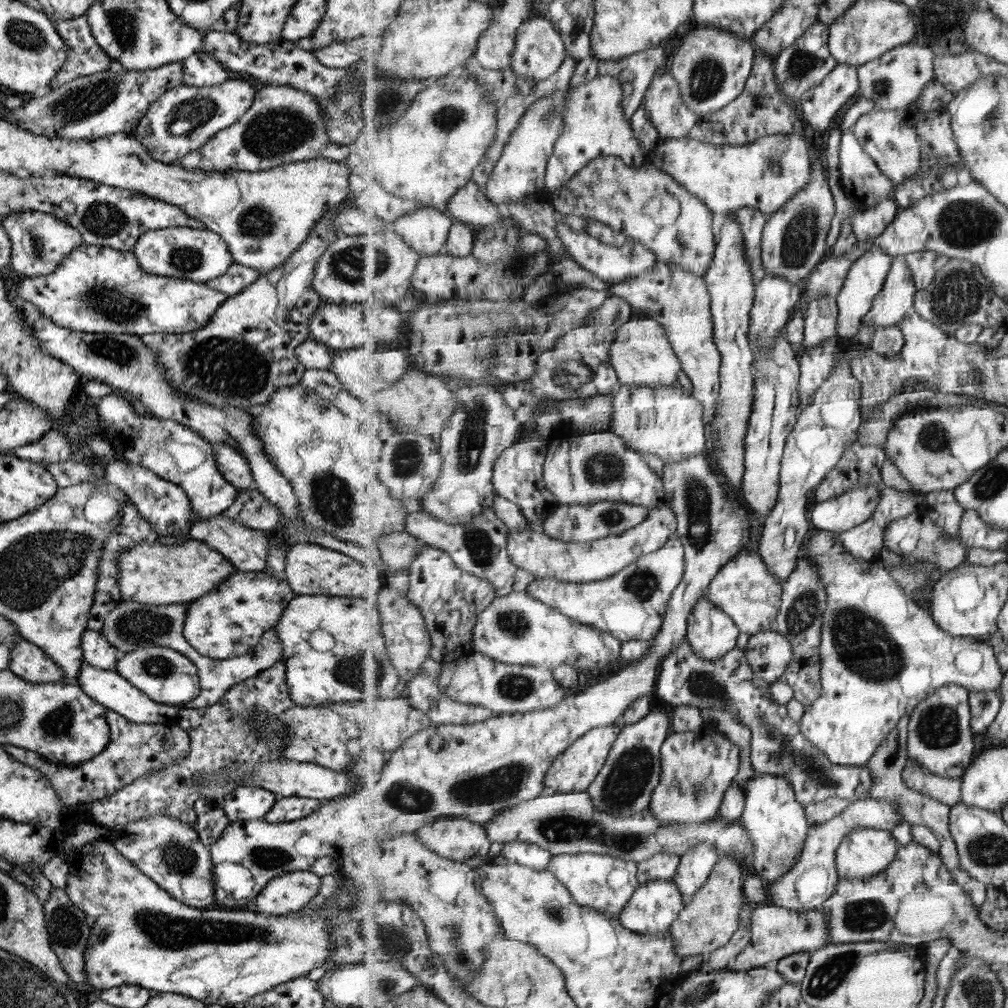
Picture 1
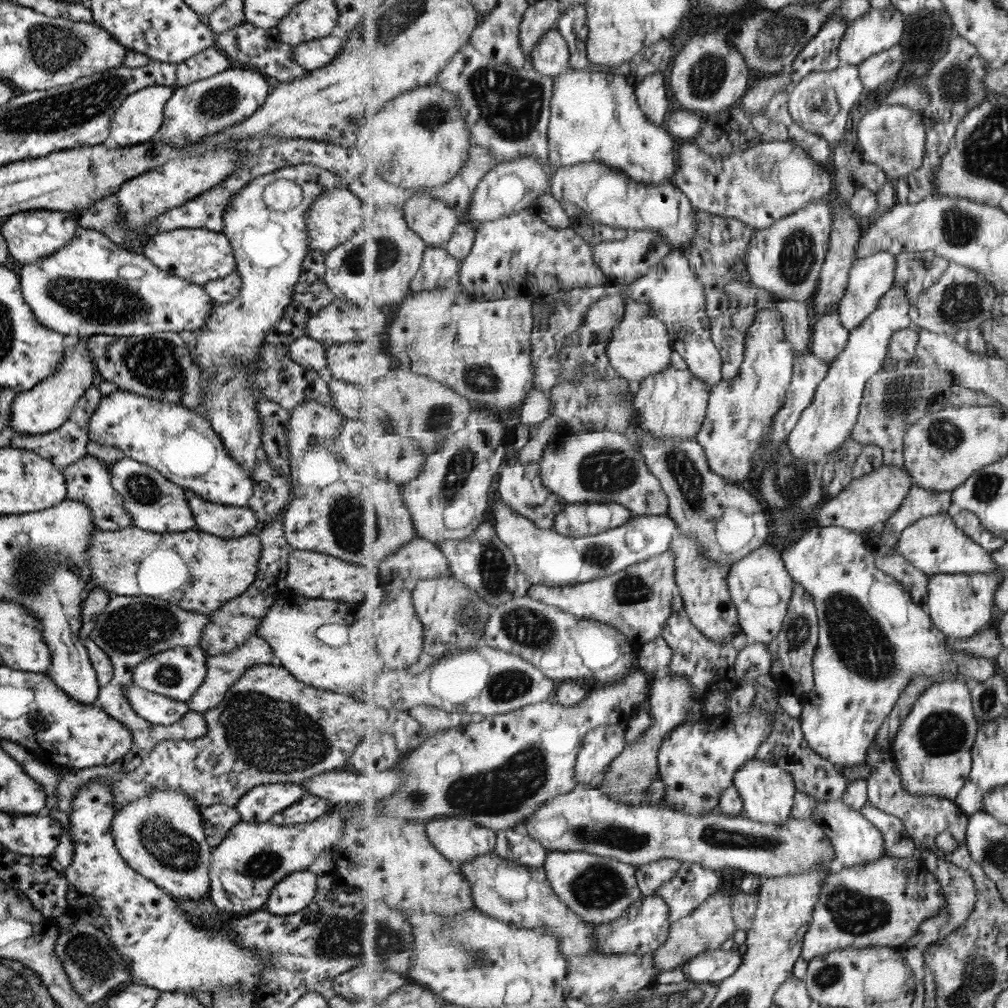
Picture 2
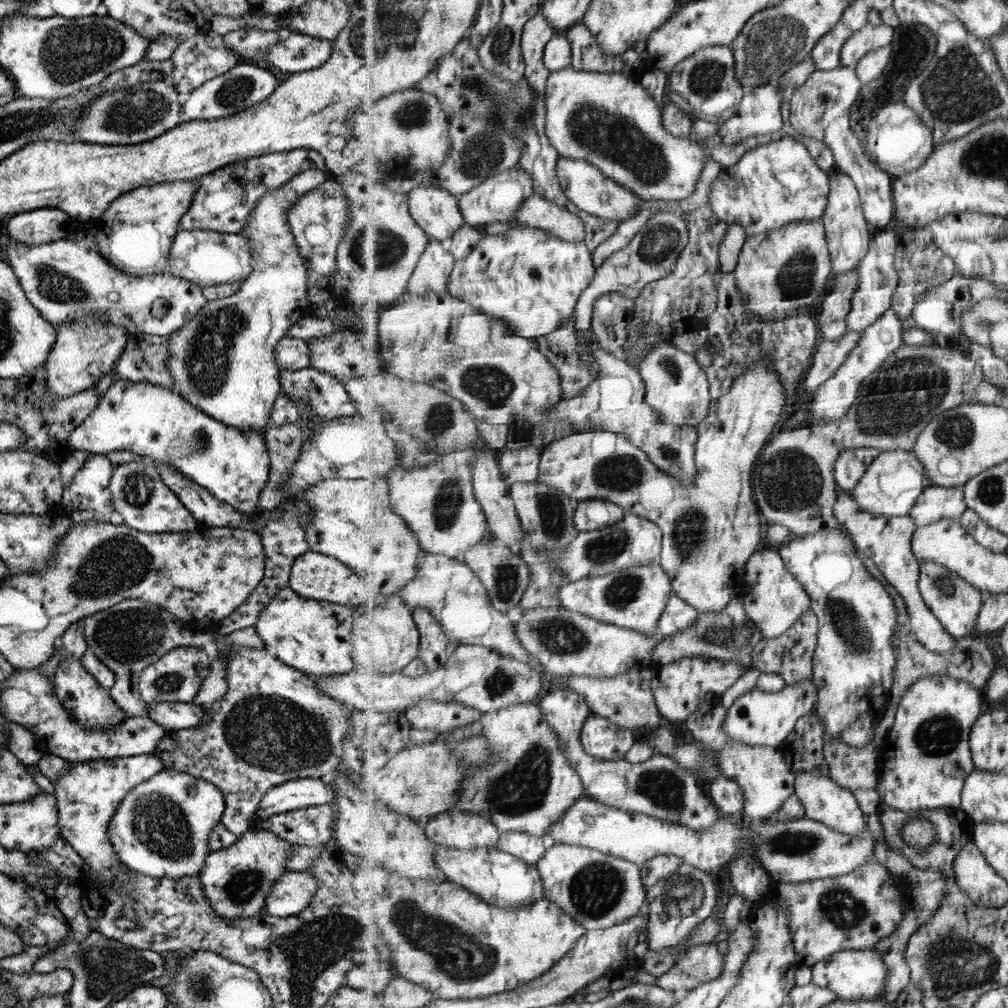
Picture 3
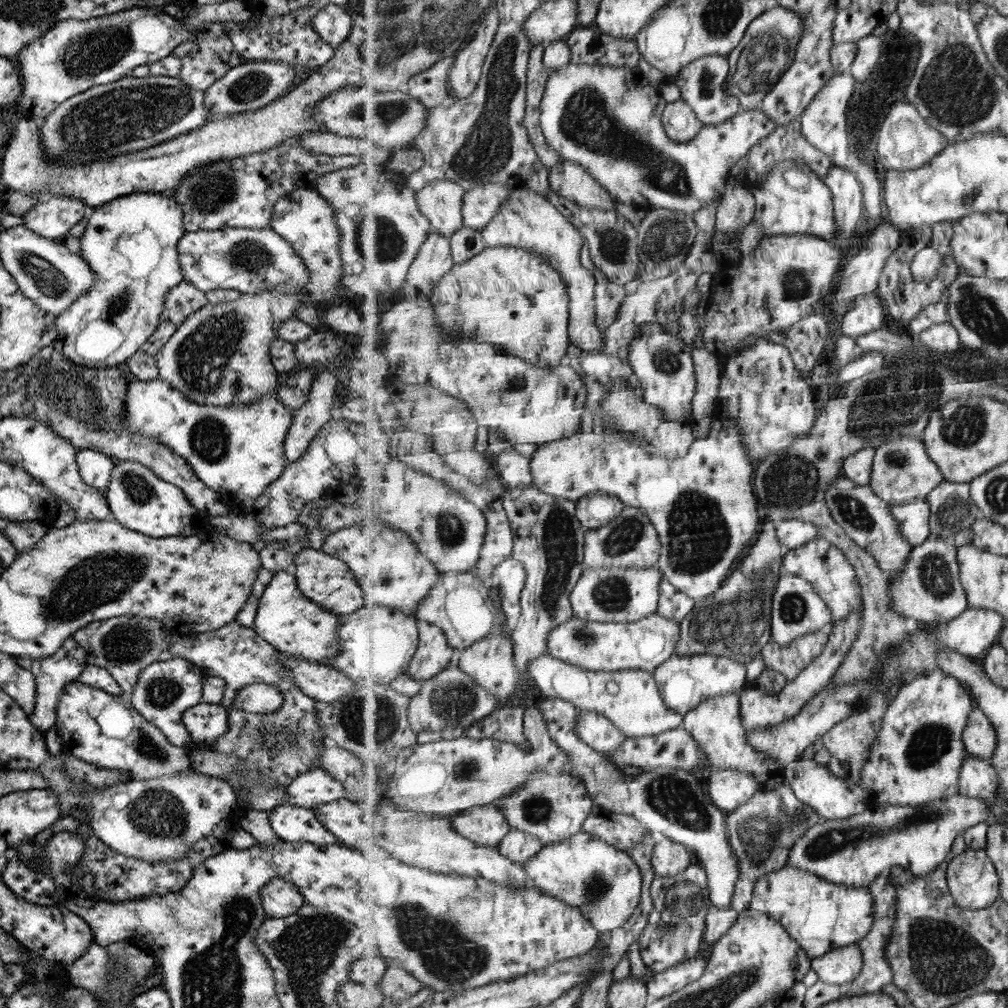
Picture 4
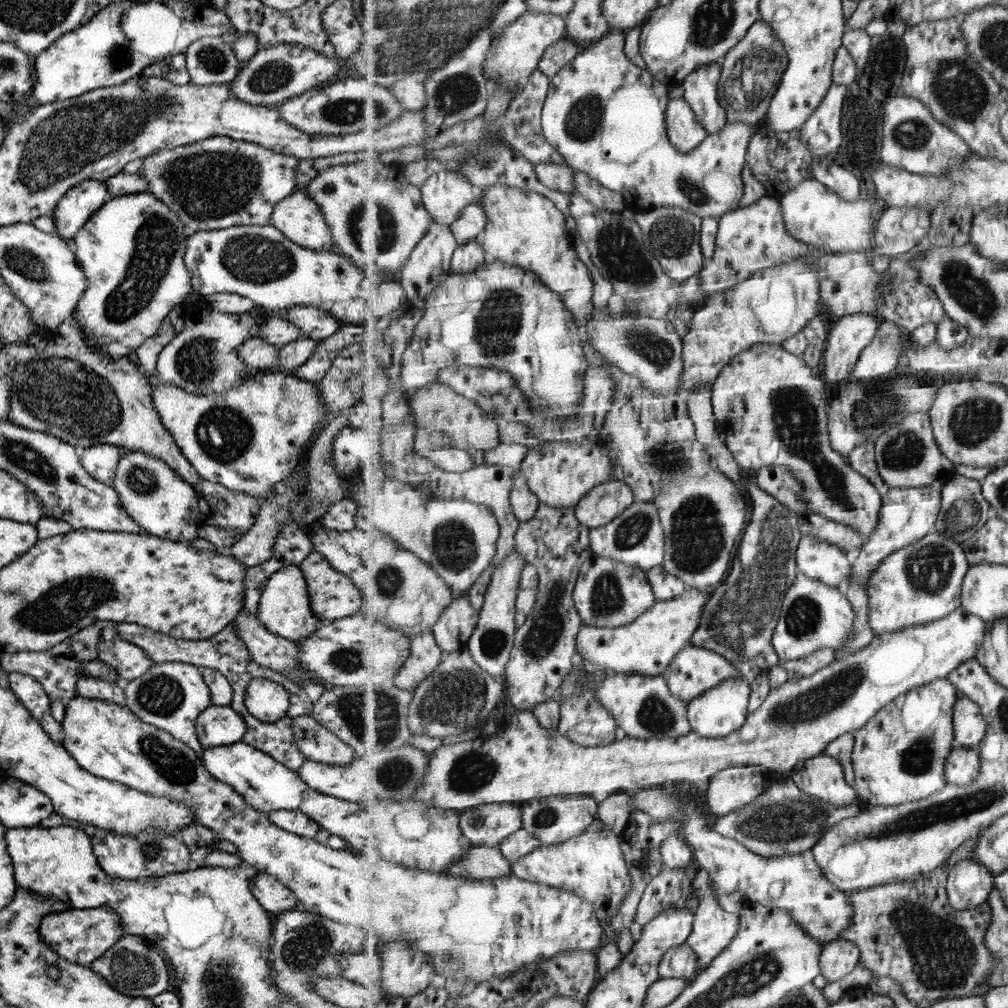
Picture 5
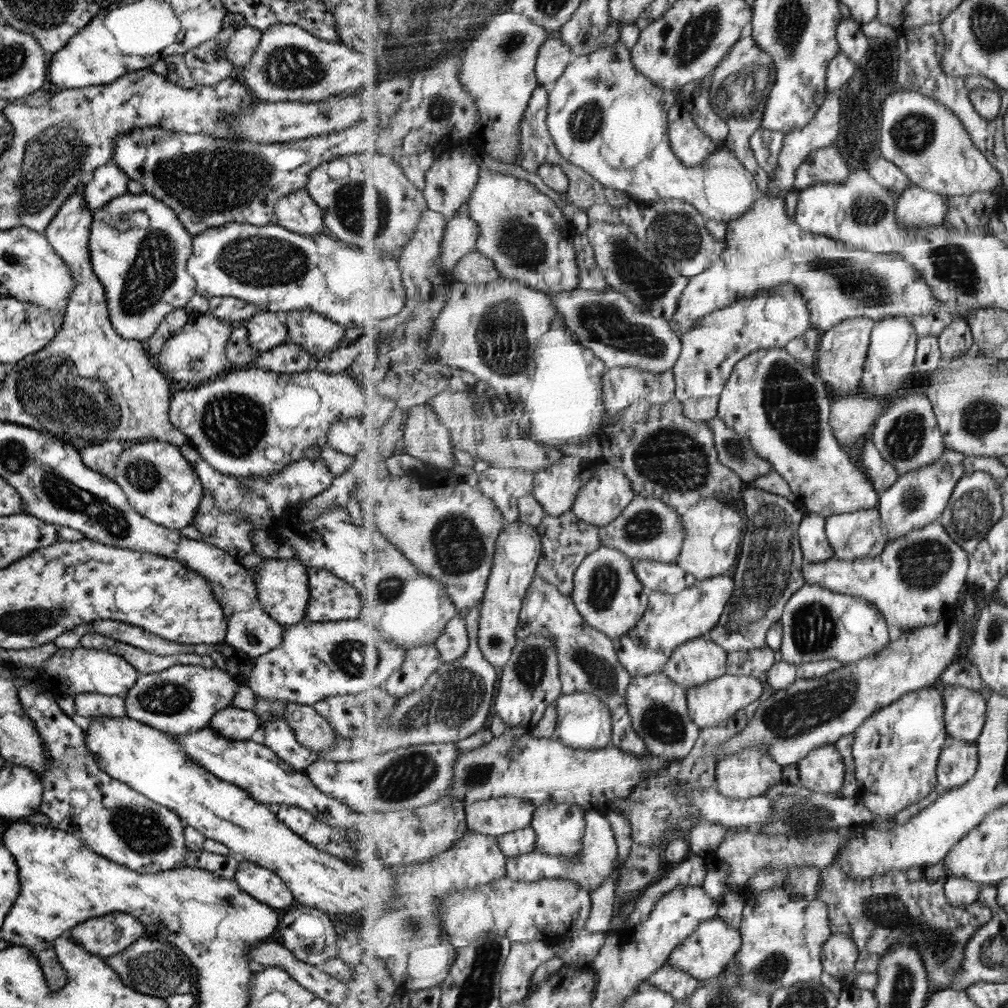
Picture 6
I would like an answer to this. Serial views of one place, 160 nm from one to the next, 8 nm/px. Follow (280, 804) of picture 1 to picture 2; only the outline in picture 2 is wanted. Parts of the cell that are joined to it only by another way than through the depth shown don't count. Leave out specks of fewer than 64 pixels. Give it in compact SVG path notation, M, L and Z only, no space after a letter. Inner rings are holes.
M307 795L304 799L283 808L281 812L274 814L268 821L270 823L287 826L299 823L308 823L317 820L326 810L333 806L330 801L315 795Z

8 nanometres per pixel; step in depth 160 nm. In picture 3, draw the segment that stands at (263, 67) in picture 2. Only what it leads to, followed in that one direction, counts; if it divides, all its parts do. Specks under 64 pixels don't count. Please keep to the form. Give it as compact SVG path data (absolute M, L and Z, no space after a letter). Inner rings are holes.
M231 30L222 36L224 46L241 58L249 58L254 64L271 68L271 64L263 62L262 54L268 52L267 47L277 43L282 33L265 30Z

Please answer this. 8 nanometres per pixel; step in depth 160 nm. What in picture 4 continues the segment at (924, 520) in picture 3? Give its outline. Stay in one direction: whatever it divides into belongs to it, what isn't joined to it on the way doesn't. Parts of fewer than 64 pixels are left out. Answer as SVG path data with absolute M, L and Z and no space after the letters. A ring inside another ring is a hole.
M945 480L928 494L933 537L954 541L963 530L976 523L982 514L979 505L972 500L971 490L969 482Z

